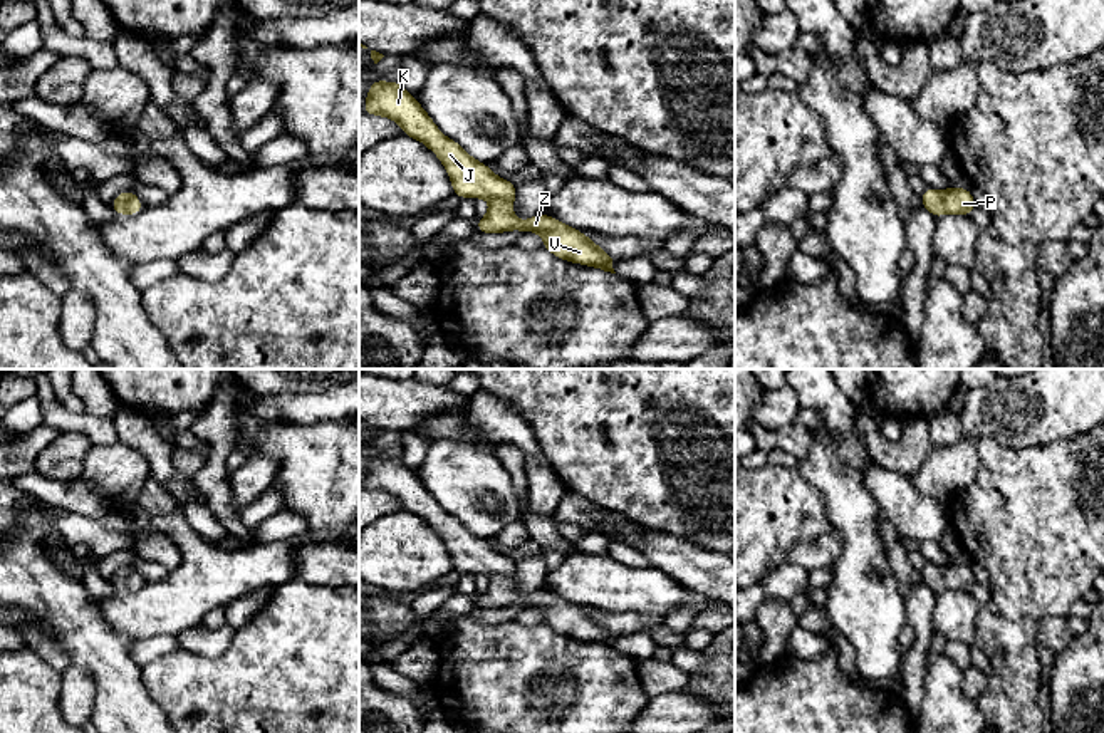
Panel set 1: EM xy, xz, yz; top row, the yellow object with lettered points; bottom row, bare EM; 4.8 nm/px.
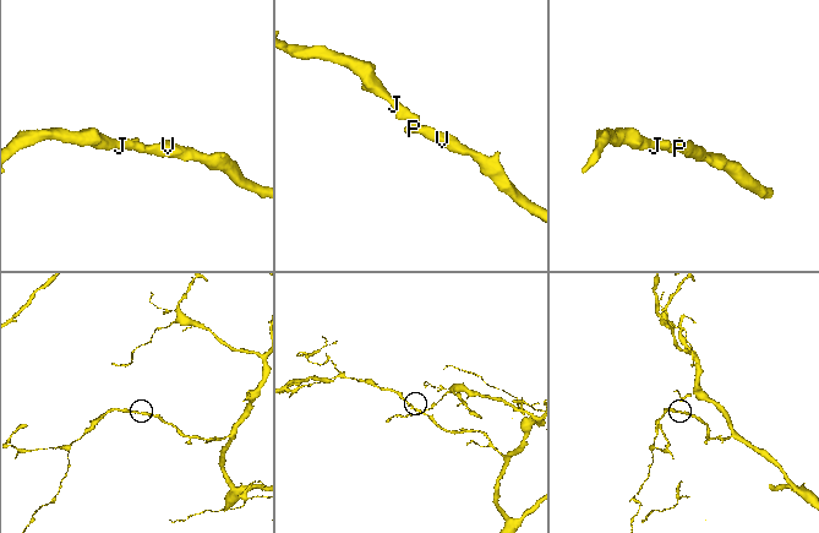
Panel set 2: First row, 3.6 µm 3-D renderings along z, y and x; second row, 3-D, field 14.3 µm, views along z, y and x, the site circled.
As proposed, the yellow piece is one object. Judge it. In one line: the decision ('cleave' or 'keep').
keep

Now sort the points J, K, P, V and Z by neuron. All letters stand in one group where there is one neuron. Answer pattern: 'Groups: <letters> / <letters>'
Groups: J K P V Z

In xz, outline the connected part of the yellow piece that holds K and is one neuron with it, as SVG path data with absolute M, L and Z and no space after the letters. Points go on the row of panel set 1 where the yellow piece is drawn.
M371 81L362 112L391 117L404 134L426 144L445 164L458 198L488 198L492 201L487 216L476 220L476 231L493 235L508 230L539 231L544 248L555 257L616 273L612 268L616 258L579 230L544 213L520 221L512 213L517 186L495 176L487 163L475 161L458 143L441 134L418 99L399 82Z

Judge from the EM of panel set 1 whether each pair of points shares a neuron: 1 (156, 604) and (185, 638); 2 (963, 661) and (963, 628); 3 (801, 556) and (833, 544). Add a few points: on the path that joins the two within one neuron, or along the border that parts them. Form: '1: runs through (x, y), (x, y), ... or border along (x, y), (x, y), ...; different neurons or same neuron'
1: border along (200, 624), (183, 629), (177, 636); different neurons
2: border along (948, 639), (957, 639), (968, 646); different neurons
3: runs through (809, 554), (824, 551); same neuron

